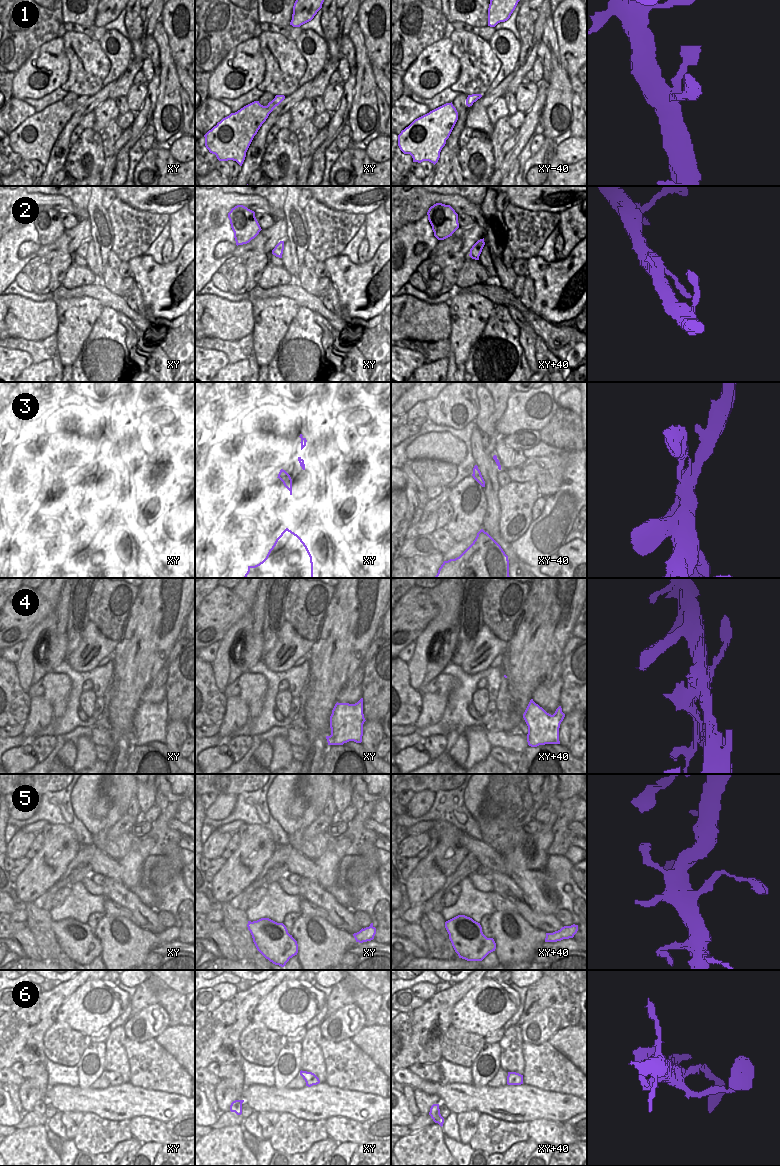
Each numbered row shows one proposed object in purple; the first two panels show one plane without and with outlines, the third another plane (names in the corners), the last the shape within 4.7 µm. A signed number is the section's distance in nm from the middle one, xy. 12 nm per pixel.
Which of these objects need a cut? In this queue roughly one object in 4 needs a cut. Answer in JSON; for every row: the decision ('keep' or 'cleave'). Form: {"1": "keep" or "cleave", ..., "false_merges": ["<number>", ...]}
{"1": "keep", "2": "keep", "3": "keep", "4": "cleave", "5": "keep", "6": "keep", "false_merges": ["4"]}

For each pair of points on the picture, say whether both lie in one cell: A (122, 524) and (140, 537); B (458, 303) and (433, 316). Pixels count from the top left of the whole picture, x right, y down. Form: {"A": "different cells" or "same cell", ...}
{"A": "different cells", "B": "different cells"}

